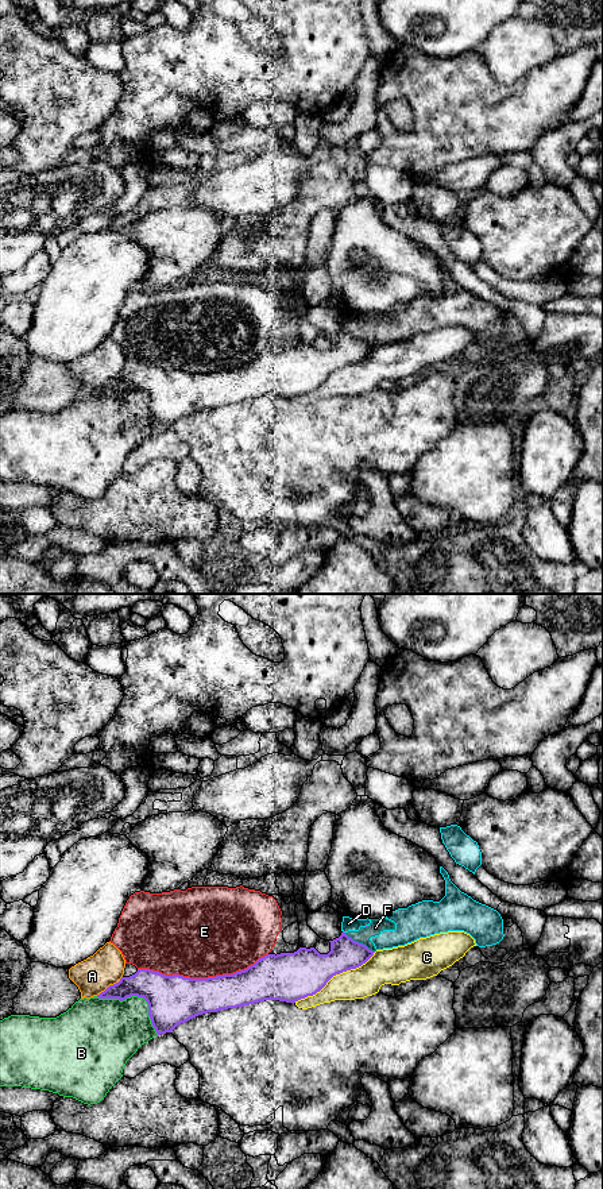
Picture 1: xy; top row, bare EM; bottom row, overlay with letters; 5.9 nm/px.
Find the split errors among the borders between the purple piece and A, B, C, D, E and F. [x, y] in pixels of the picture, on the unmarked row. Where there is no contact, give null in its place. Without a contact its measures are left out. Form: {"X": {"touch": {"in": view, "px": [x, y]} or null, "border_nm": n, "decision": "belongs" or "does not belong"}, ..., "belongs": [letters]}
{"A": {"touch": {"in": "xy", "px": [109, 381]}, "border_nm": 200, "decision": "does not belong"}, "B": {"touch": {"in": "xy", "px": [138, 392]}, "border_nm": 440, "decision": "does not belong"}, "C": {"touch": {"in": "xy", "px": [335, 370]}, "border_nm": 550, "decision": "does not belong"}, "D": {"touch": null, "decision": "does not belong"}, "E": {"touch": {"in": "xy", "px": [203, 374]}, "border_nm": 800, "decision": "does not belong"}, "F": {"touch": {"in": "xy", "px": [358, 338]}, "border_nm": 220, "decision": "does not belong"}, "belongs": []}

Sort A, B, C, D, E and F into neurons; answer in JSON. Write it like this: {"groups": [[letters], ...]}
{"groups": [["A"], ["B"], ["C"], ["D", "F"], ["E"]]}

